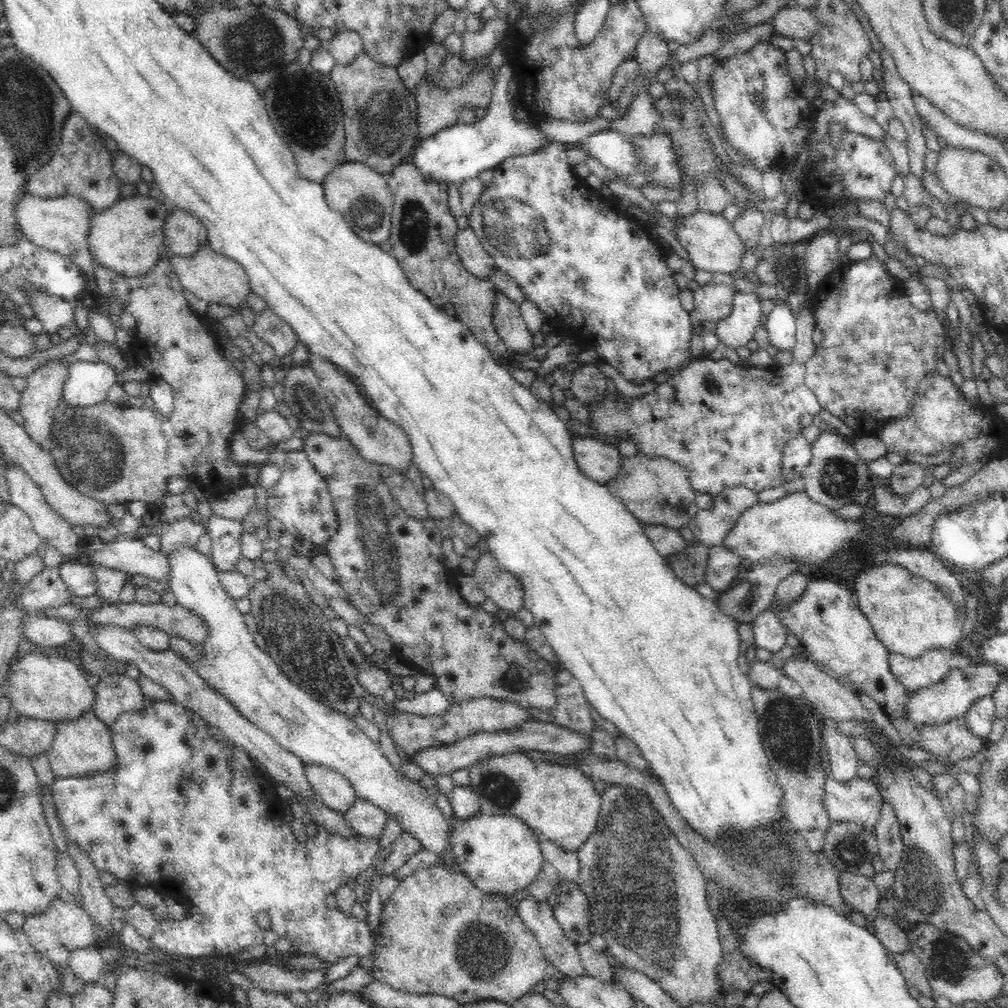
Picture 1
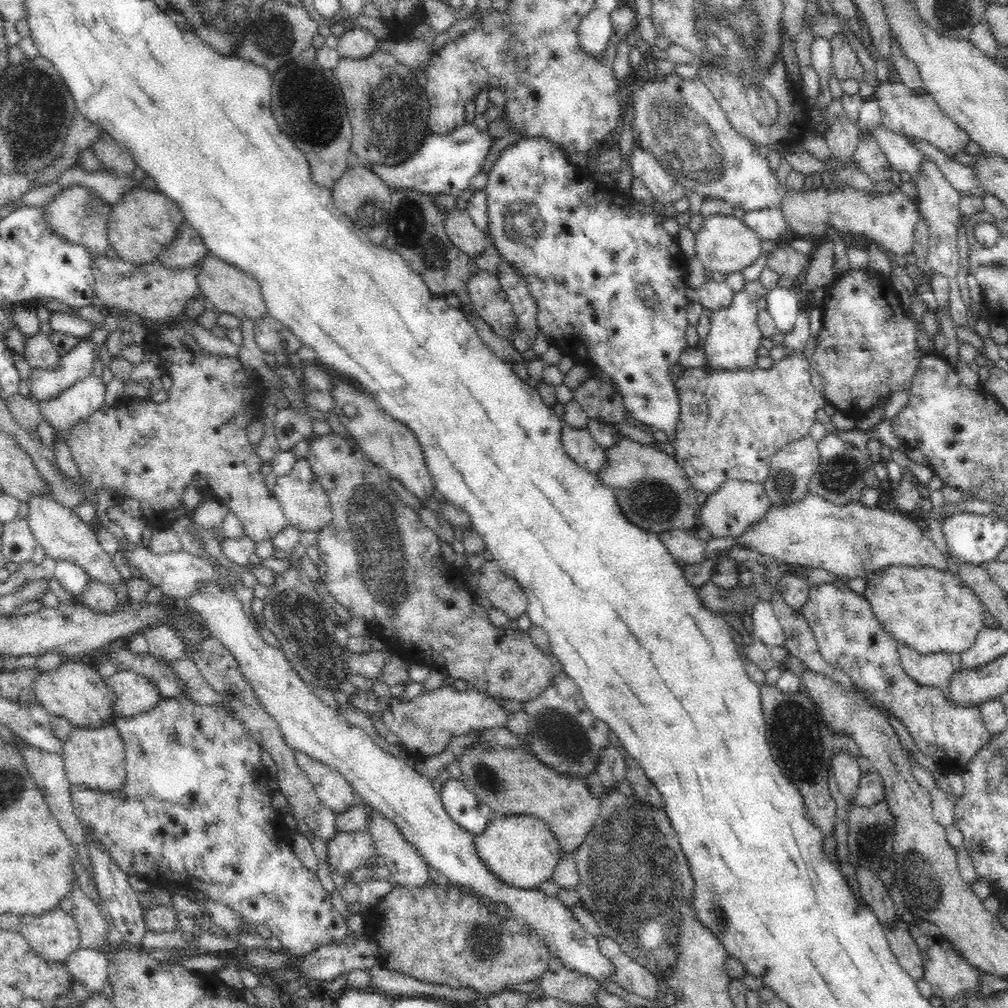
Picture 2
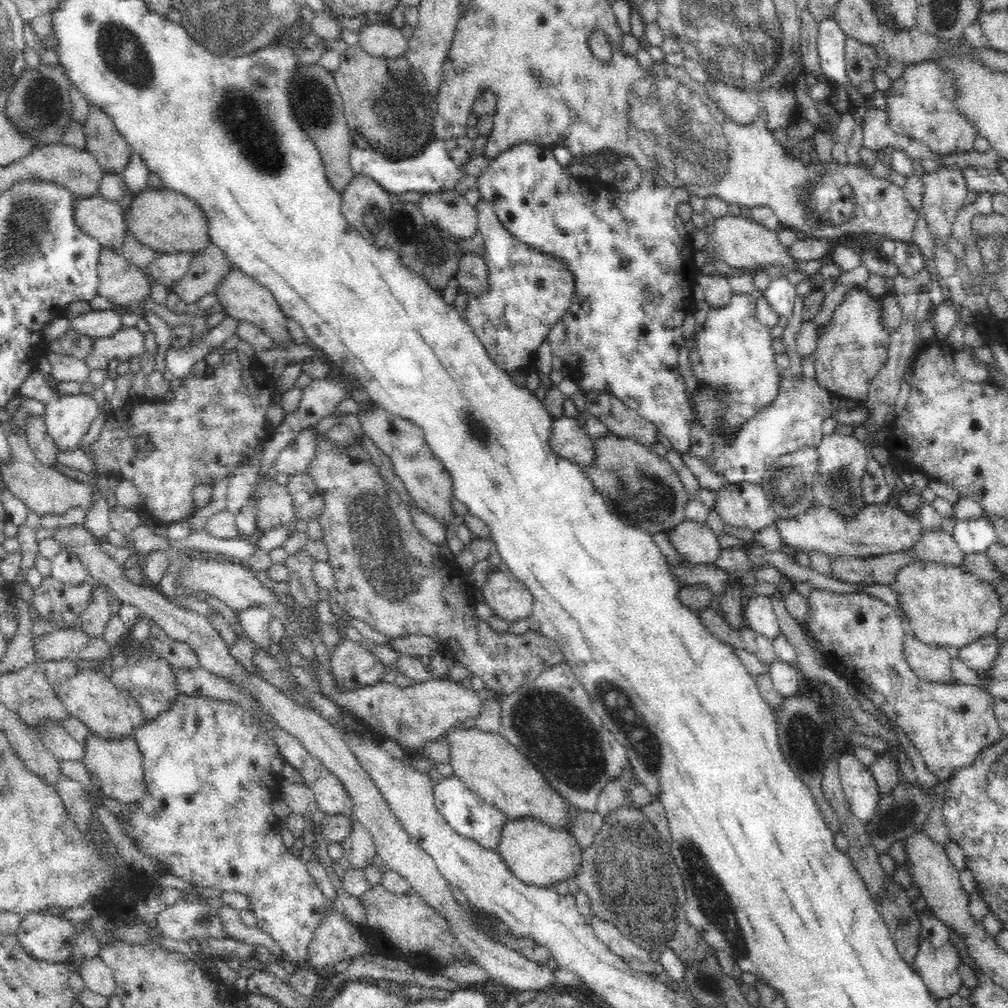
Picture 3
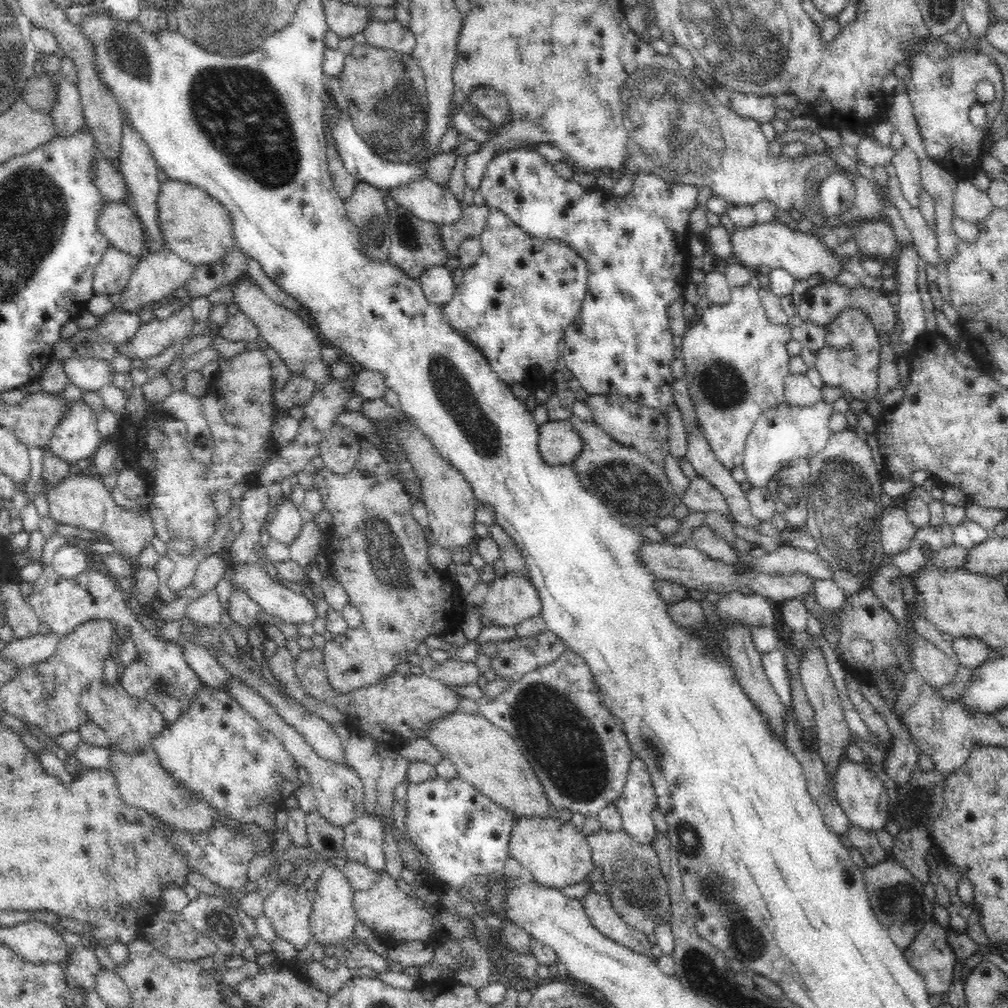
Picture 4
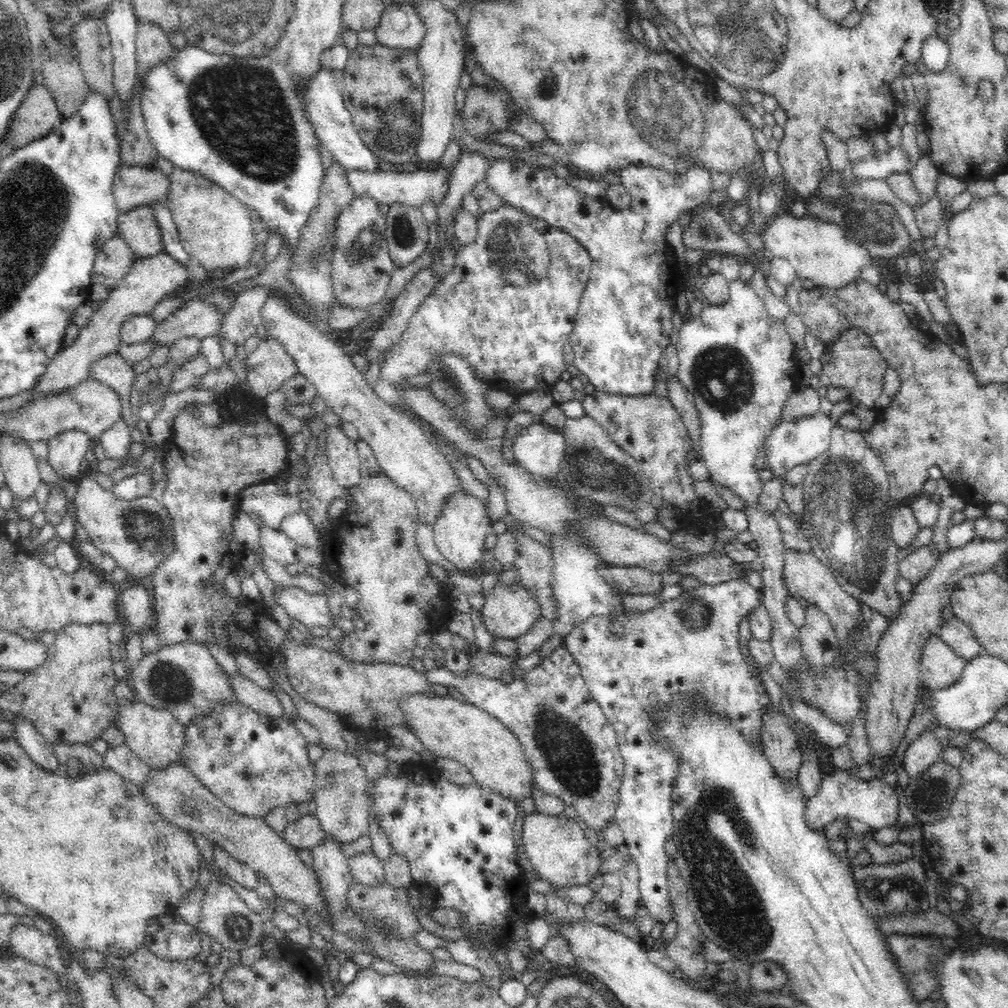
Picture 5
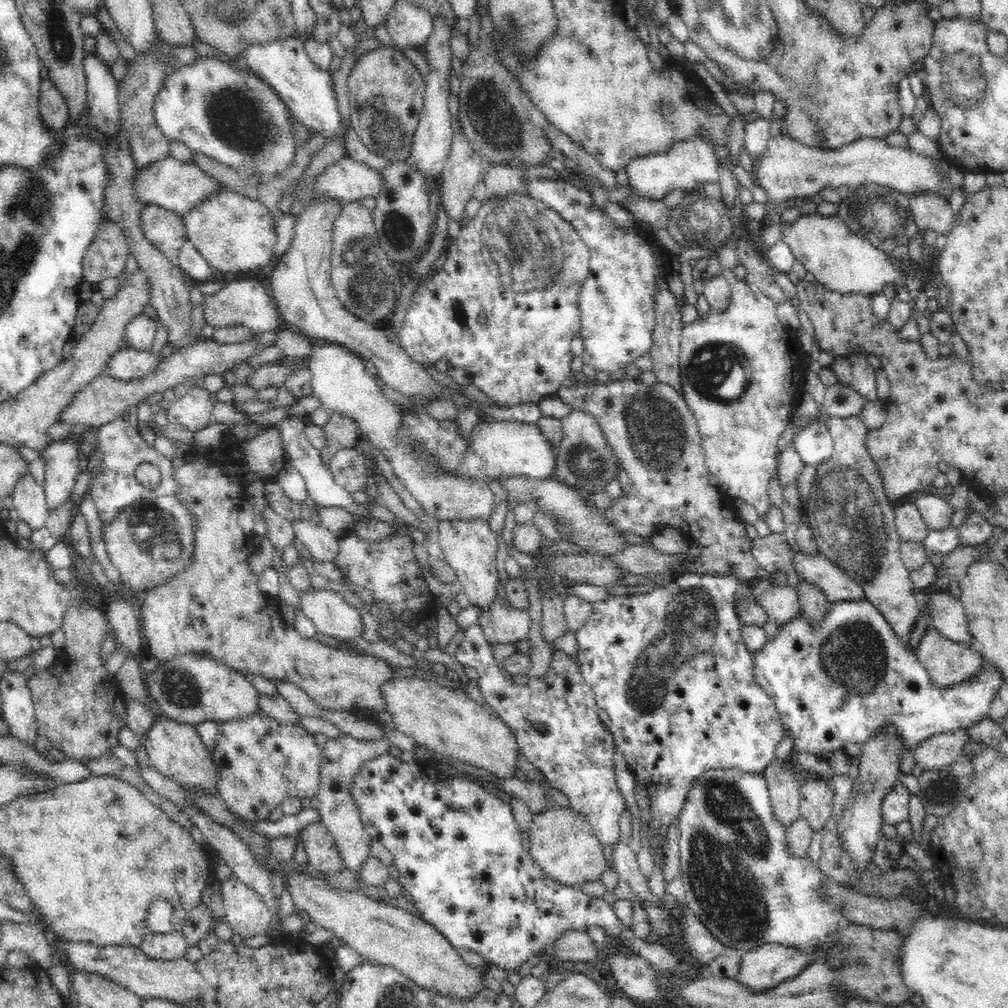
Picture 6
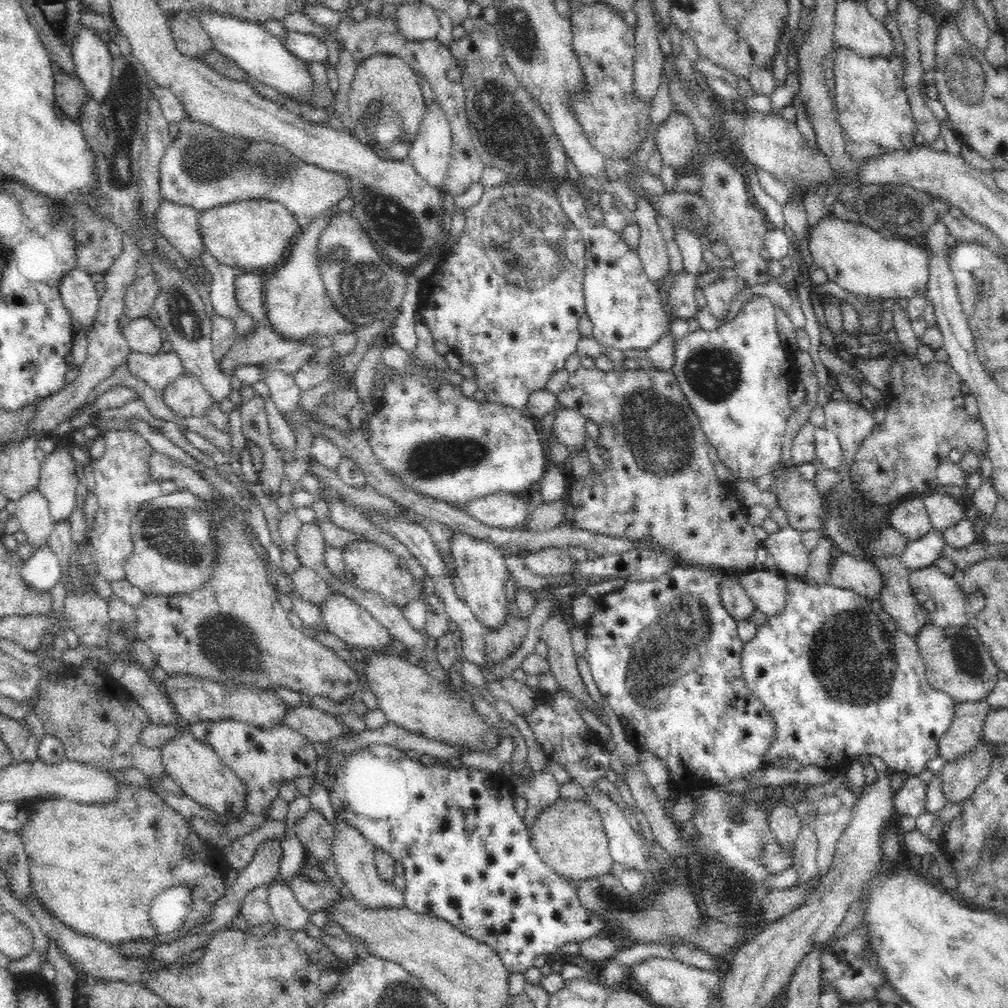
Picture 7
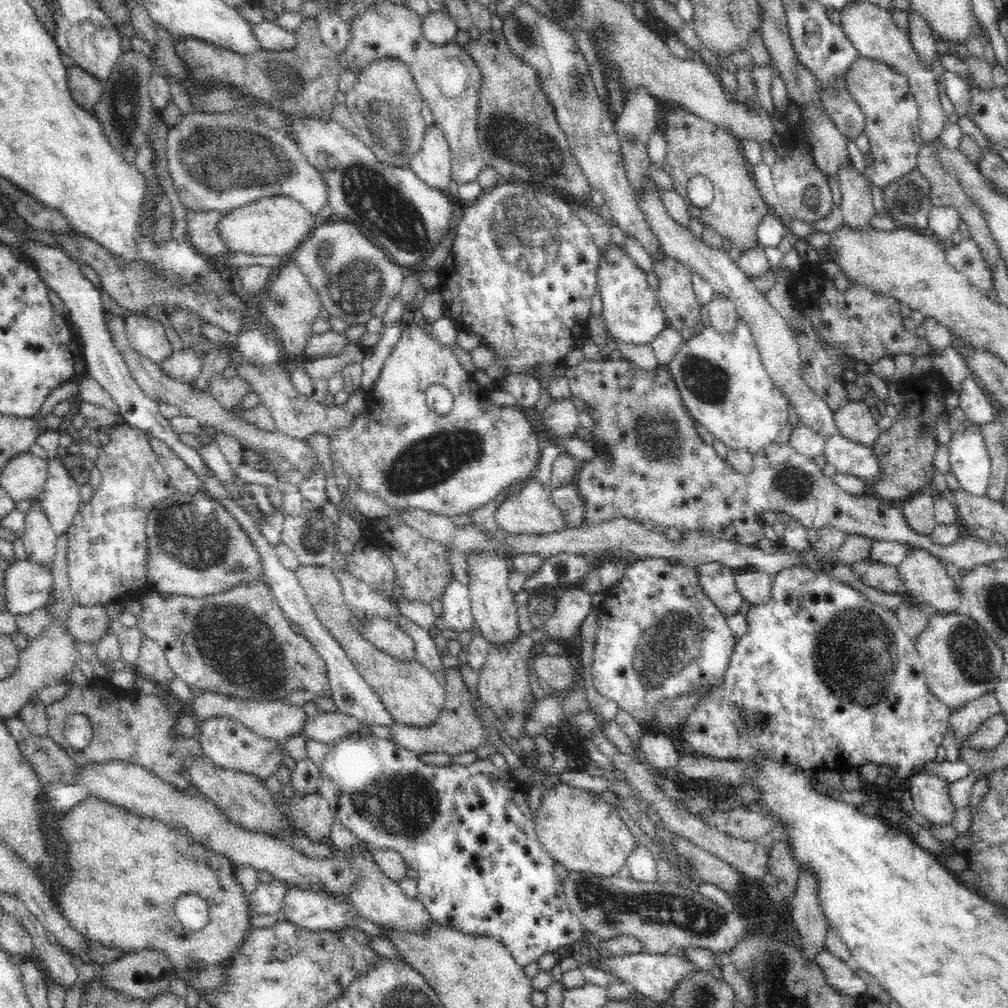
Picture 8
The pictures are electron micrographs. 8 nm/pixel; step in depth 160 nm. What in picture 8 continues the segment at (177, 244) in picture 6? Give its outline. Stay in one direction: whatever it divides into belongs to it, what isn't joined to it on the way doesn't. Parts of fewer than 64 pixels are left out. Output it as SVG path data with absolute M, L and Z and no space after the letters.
M187 210L186 235L192 242L192 247L202 255L213 257L226 256L233 253L227 244L224 244L223 236L220 236L219 224L223 220L223 212L212 210L209 212L194 212Z

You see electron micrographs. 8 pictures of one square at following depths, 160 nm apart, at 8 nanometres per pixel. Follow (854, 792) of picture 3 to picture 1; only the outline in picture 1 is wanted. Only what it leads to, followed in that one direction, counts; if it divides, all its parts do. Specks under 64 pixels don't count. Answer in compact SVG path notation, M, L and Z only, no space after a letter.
M821 719L821 726L822 748L827 750L832 777L844 783L857 778L859 760L850 737L840 733L831 719Z

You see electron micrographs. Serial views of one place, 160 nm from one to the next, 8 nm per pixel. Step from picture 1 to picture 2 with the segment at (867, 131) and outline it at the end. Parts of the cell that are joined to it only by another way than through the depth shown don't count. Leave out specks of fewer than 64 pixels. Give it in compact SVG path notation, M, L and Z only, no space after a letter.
M883 122L871 130L871 135L875 137L895 171L912 176L918 174L926 156L917 146L909 144L904 135L888 129Z

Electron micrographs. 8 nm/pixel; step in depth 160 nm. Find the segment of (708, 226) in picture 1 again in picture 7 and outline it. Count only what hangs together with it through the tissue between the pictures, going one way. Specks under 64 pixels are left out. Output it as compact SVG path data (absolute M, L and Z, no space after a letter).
M832 216L822 218L815 228L807 229L810 230L808 250L812 255L814 266L822 268L826 272L826 276L828 276L828 281L835 282L846 292L860 295L861 297L894 300L927 296L930 278L929 256L926 256L926 250L920 248L918 244L910 244L904 238L886 240L884 236L880 236L880 232L875 232L865 225Z

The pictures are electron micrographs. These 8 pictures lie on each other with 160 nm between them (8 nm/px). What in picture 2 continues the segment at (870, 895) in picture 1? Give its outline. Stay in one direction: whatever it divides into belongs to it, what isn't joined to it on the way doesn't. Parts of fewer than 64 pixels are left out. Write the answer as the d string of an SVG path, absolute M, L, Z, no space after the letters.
M766 683L760 686L760 698L771 755L784 776L802 793L805 815L820 829L824 837L828 837L834 830L836 820L836 803L830 795L828 785L831 758L838 751L846 751L859 757L860 747L845 734L833 733L811 698L804 693L784 693L776 686Z

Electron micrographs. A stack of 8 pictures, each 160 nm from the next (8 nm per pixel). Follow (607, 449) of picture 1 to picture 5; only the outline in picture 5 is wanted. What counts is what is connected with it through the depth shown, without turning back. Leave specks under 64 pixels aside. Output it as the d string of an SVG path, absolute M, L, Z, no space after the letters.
M542 422L532 423L519 432L514 442L515 463L532 475L552 478L564 460L565 446L563 428L556 431Z

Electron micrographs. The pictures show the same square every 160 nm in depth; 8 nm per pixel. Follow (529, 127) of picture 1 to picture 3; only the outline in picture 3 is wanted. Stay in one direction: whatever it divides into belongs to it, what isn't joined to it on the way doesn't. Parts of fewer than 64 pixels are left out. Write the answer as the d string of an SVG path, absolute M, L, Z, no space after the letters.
M467 135L444 140L434 137L414 157L400 161L386 159L375 149L364 149L352 142L349 150L349 164L356 176L372 178L381 188L393 196L406 192L444 192L455 191L457 183L467 176L465 164L472 158L474 144Z

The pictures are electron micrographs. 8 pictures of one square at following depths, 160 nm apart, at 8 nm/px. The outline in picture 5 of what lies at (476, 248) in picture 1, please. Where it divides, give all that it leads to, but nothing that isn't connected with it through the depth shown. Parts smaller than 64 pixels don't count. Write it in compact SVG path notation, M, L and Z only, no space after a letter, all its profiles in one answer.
M446 167L426 172L415 169L412 173L396 173L378 171L346 171L346 179L354 197L368 196L379 204L392 205L393 203L409 204L421 208L431 203L434 208L446 197L449 190L449 174Z

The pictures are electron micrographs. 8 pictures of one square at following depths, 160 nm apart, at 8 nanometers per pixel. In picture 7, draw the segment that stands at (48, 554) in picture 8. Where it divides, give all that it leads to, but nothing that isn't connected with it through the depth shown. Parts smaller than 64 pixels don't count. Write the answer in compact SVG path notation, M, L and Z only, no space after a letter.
M36 488L15 502L15 515L28 543L34 547L46 546L55 522L49 511L49 502Z

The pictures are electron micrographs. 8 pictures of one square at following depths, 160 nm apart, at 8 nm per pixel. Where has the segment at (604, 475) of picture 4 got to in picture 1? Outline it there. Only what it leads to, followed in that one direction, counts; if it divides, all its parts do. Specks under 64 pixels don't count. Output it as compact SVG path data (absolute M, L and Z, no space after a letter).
M640 451L634 456L621 456L617 474L609 480L607 487L627 506L629 512L645 525L680 529L687 526L699 509L695 501L696 491L692 488L690 476L681 464Z

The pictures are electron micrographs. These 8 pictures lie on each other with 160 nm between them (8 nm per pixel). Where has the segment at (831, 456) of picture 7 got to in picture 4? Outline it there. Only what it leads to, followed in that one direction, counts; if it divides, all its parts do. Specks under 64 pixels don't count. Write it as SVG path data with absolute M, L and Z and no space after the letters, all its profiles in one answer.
M818 400L812 406L790 407L786 402L760 414L747 438L742 468L746 473L746 482L753 487L764 487L771 478L798 458L812 459L826 446L831 435L829 418L835 412L833 404Z

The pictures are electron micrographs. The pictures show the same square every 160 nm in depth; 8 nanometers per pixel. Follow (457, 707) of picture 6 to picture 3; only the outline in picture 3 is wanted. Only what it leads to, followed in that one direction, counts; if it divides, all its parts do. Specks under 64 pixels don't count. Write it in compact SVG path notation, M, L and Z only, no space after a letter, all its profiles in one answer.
M456 725L446 732L446 741L450 743L449 764L454 775L482 800L493 804L501 810L507 819L534 817L552 827L564 828L568 831L568 822L576 821L580 809L567 804L561 795L545 781L536 765L526 758L516 746L508 742L499 732L484 732L476 726L470 730L460 730Z

